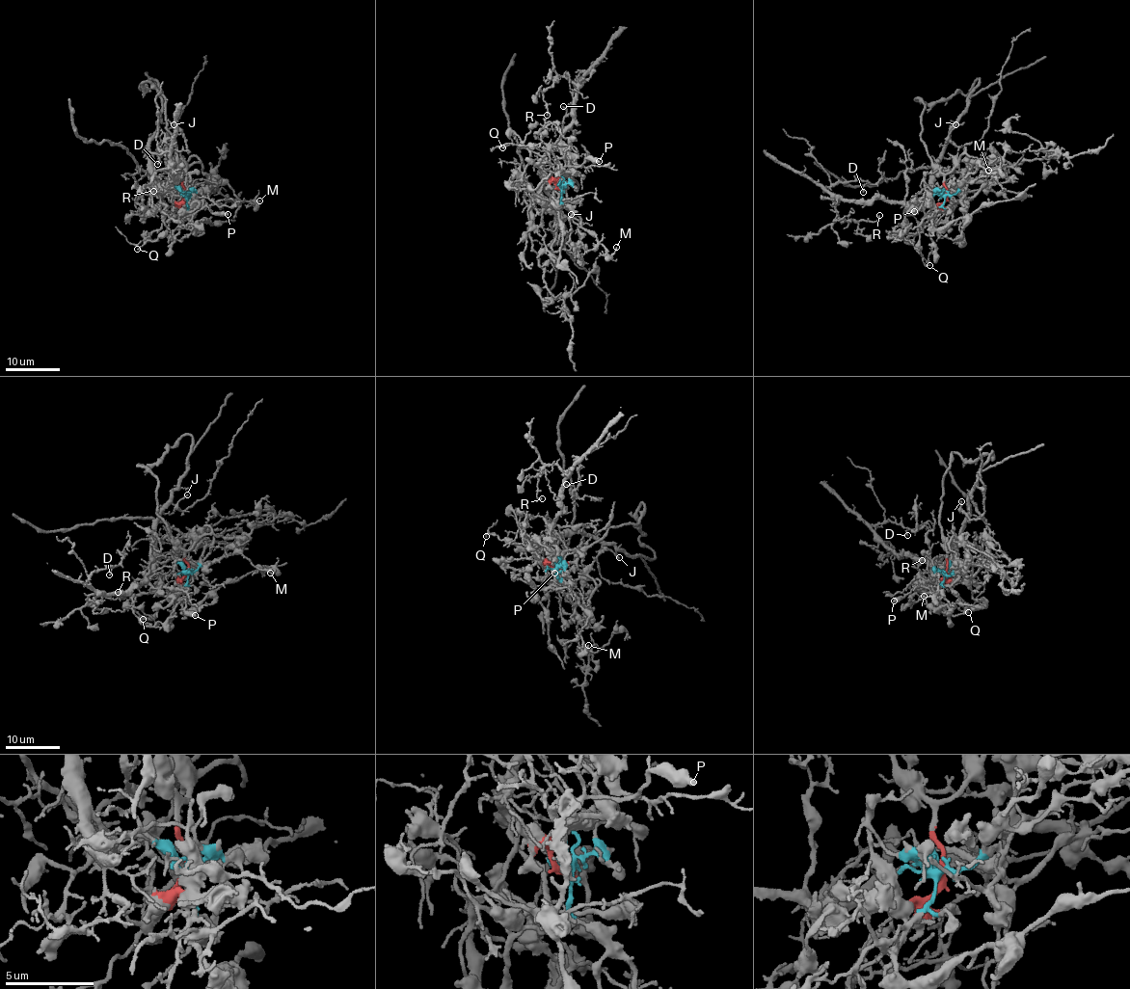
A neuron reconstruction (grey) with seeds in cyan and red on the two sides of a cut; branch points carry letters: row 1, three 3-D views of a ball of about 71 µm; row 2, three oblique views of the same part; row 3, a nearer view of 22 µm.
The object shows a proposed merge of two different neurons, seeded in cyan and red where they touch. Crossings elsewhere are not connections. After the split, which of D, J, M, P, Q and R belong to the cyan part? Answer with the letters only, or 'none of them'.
M, P, Q

